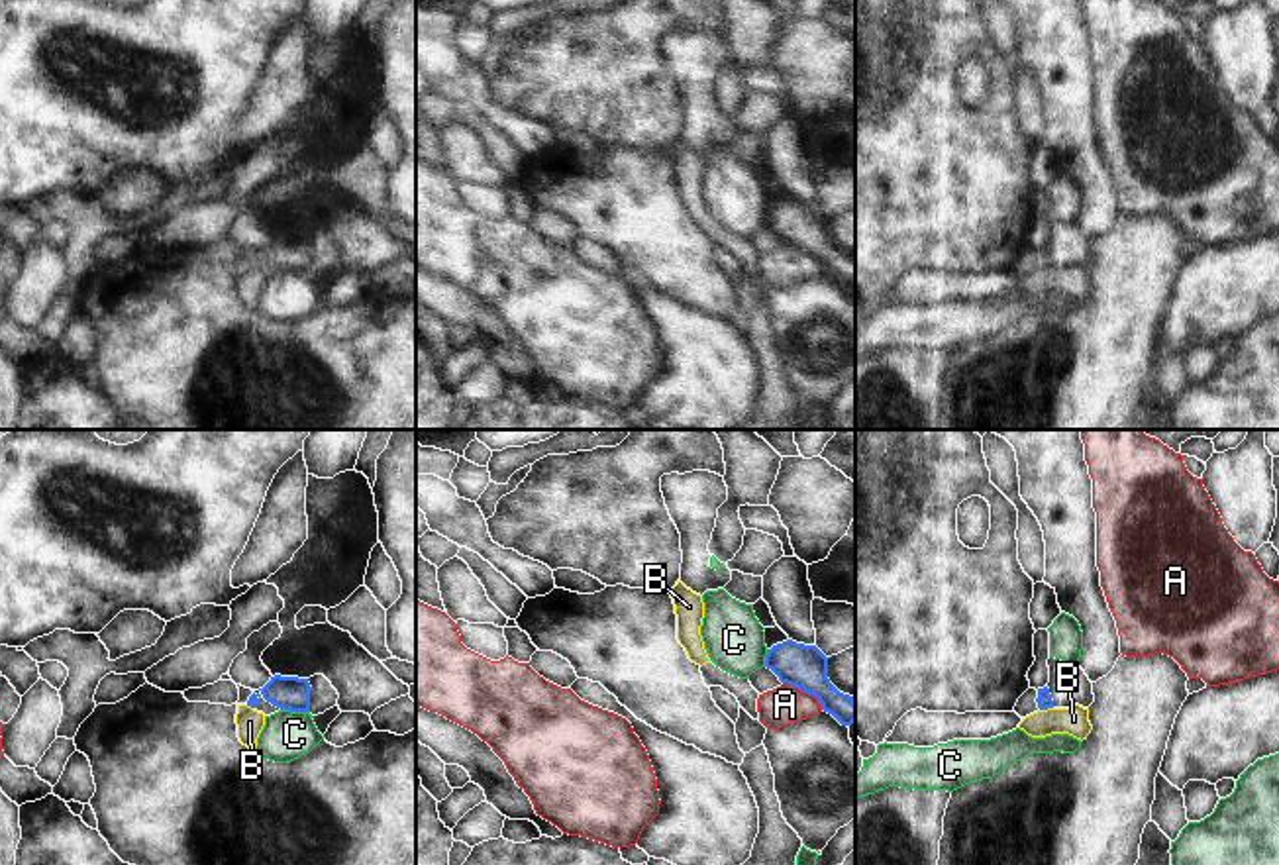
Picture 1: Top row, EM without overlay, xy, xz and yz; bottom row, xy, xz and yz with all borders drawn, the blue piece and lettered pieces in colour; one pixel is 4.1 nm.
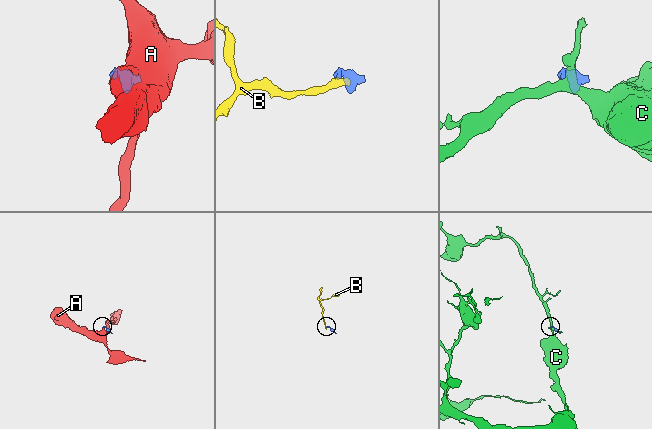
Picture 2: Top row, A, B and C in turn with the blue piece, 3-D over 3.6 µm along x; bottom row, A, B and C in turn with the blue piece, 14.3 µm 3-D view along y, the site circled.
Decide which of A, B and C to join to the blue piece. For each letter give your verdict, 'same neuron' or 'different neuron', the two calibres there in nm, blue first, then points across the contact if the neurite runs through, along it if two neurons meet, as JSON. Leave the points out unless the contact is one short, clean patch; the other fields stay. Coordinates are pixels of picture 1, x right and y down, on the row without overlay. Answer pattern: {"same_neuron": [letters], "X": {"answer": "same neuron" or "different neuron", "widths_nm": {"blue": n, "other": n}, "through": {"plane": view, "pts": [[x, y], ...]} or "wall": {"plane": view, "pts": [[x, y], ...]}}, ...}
{"same_neuron": [], "A": {"answer": "different neuron", "widths_nm": {"blue": 180, "other": 160}, "wall": {"plane": "xz", "pts": [[783, 242], [811, 254], [822, 269]]}}, "B": {"answer": "different neuron", "widths_nm": {"blue": 70, "other": 120}, "wall": {"plane": "yz", "pts": [[1052, 267], [1040, 271]]}}, "C": {"answer": "different neuron", "widths_nm": {"blue": 140, "other": 200}, "wall": {"plane": "xy", "pts": [[281, 269], [308, 273]]}}}

